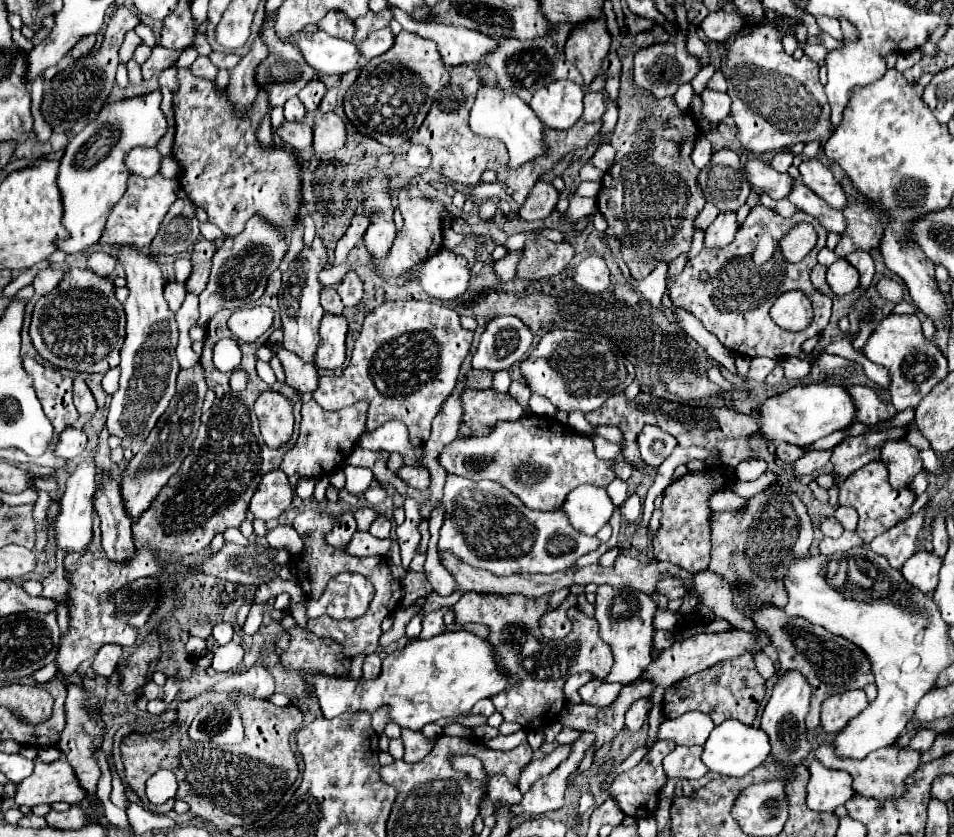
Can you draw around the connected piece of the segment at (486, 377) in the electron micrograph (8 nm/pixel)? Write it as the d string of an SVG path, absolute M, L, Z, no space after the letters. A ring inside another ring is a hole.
M469 369L465 379L467 379L469 389L491 389L493 387L493 371L487 371L487 369Z

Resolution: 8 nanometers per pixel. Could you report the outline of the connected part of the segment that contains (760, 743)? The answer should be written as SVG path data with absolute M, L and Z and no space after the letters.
M735 719L723 721L711 731L709 739L705 741L703 755L701 755L709 771L717 775L731 775L731 777L747 775L751 769L759 767L767 757L769 757L769 737L761 729L743 725L741 721L735 721Z

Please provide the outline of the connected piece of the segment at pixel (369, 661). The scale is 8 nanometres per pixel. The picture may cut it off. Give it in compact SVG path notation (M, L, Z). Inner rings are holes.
M377 653L367 655L365 665L363 665L363 677L365 679L375 679L381 673L381 657Z

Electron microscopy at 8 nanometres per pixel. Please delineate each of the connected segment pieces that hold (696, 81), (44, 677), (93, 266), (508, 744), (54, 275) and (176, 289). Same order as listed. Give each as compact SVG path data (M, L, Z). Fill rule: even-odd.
M707 65L707 67L703 67L703 69L693 77L691 85L693 85L693 89L695 89L697 95L707 87L707 81L709 81L709 77L711 77L713 73L715 73L715 67L713 67L713 65Z
M51 663L51 665L45 665L45 667L41 667L39 671L35 671L35 673L33 673L33 679L39 681L39 683L47 683L49 679L55 677L55 673L57 673L57 667L53 667L53 663Z
M103 251L91 253L89 259L87 259L87 267L89 267L93 273L101 275L101 277L109 277L109 275L111 275L111 271L113 271L111 265L113 265L113 263L111 263L111 255L109 255L109 253L103 253Z
M523 729L522 731L518 731L507 736L499 734L495 738L485 742L485 745L495 750L509 751L517 747L522 742L522 740L526 740L527 732L525 732L525 729Z
M47 267L47 269L41 269L37 273L37 277L33 281L33 287L35 287L35 291L39 295L45 295L45 293L53 291L61 281L63 281L63 269L51 269L51 267Z
M169 281L165 285L165 301L169 303L169 311L177 311L185 299L185 285L179 281Z

